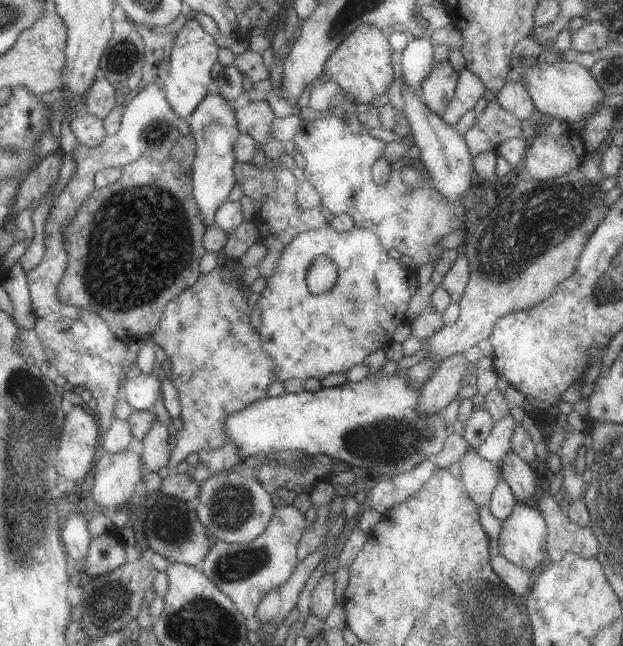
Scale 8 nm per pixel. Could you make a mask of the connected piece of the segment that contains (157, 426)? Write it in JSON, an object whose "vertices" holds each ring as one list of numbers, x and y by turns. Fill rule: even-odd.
{"vertices":[[155,420,155,424,149,428,149,432,141,438,141,462,143,462,143,470,147,472,159,472,161,468,165,468,169,464,171,458,171,432,167,426,163,426,161,422]]}

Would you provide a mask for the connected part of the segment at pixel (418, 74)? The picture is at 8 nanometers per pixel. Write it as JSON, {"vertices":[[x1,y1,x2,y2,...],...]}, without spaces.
{"vertices":[[427,38,421,40,413,40,407,42,405,50,401,52,401,80,403,84,411,86,415,90,415,94,419,94,421,82,429,76,429,72,433,70,433,44]]}

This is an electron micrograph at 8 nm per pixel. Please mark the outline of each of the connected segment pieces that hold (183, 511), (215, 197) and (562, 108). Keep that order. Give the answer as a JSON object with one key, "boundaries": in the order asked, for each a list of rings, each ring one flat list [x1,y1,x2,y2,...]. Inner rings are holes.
{"boundaries":[[[155,494,153,498,153,506,145,508,141,520,139,520,139,528,145,534,145,542,149,546,149,550,163,558,169,560,169,564,187,564,187,566,195,566,203,560,203,556,209,552,211,548,211,538,207,536,207,530,203,528,203,524,199,522,195,510,189,510,185,506,185,502,171,498,171,496,161,496]],[[209,92,187,118,187,126,189,126,189,134,195,140,195,156,191,164,191,196,195,198,199,206,199,214,203,216,203,222,207,228,207,226,213,226,215,210,227,200,231,188,237,184,235,172,233,172,237,164,233,148,241,132,237,128,233,102,229,102,221,94]],[[553,62,553,64,535,64,523,74,523,84,531,102,537,108,537,116,551,116,565,120,567,124,583,120,593,110,601,108,603,98,607,96,603,88,593,80,591,72,575,62]]]}

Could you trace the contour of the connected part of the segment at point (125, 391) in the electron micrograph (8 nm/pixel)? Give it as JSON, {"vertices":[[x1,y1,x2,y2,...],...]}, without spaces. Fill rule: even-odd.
{"vertices":[[137,374,121,382,119,398,129,402,135,412,147,412,159,400,161,382,153,374]]}

